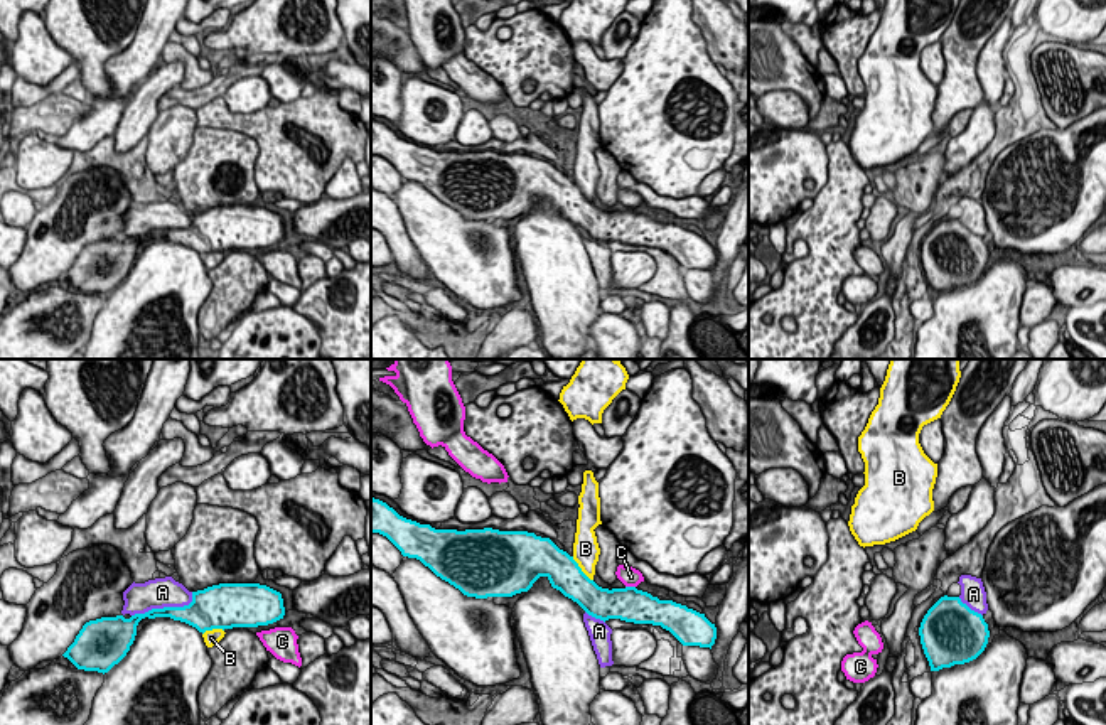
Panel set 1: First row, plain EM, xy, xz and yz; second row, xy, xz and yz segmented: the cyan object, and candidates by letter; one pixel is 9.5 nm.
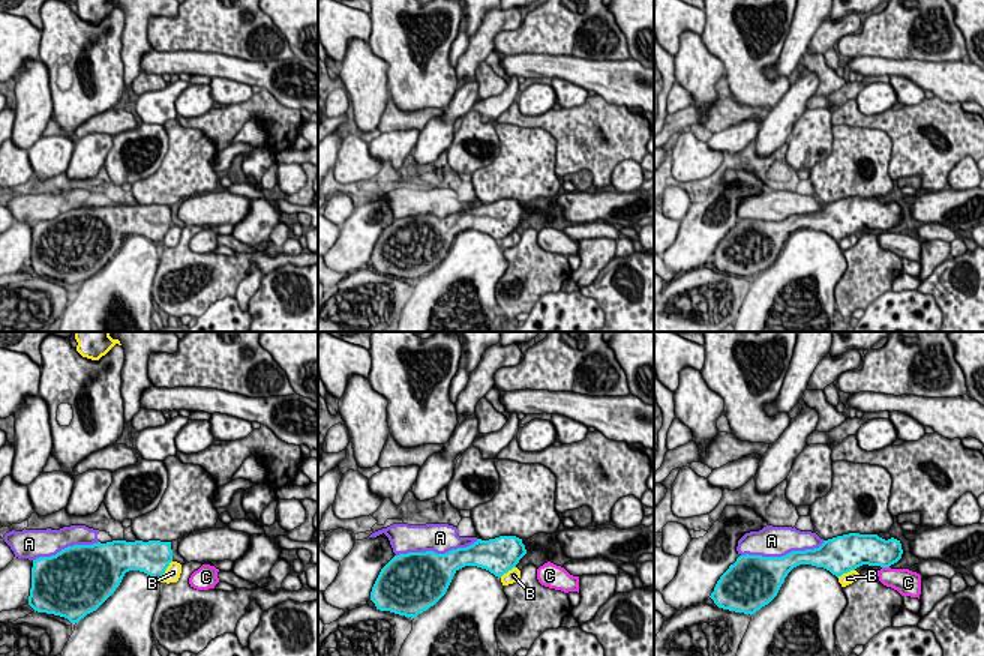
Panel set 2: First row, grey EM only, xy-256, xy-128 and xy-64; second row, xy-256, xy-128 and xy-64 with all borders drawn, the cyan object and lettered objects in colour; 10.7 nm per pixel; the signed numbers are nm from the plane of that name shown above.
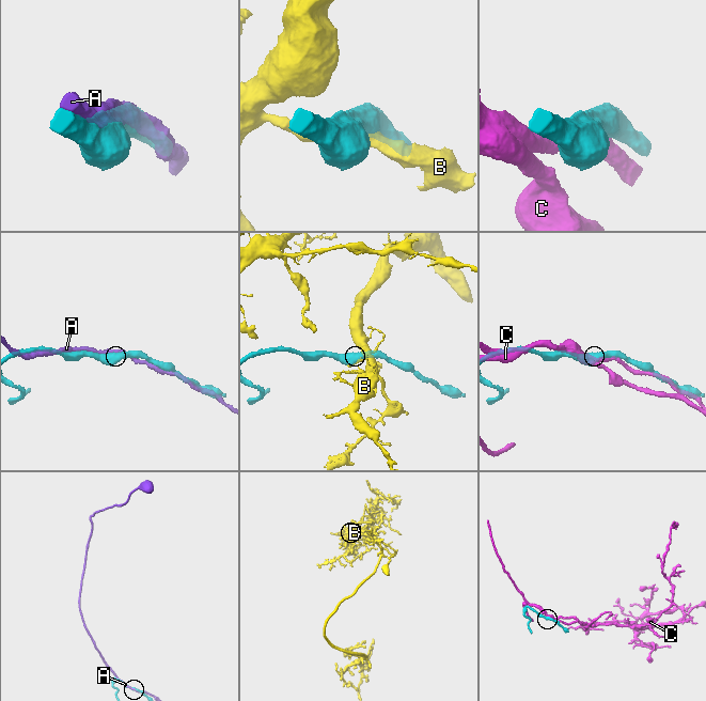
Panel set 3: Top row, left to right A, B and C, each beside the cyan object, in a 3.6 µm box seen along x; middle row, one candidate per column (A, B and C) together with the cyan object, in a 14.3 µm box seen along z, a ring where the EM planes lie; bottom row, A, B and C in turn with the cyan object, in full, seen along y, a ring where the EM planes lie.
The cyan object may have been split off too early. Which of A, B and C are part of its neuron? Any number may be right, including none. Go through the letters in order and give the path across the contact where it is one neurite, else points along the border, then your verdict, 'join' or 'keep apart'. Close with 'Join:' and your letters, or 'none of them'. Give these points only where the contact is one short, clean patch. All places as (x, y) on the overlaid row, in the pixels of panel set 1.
A: join
B: keep apart
C: keep apart
Join: A

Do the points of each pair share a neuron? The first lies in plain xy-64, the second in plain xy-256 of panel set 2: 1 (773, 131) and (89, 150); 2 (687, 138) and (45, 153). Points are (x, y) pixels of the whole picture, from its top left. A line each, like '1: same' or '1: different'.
1: same
2: different

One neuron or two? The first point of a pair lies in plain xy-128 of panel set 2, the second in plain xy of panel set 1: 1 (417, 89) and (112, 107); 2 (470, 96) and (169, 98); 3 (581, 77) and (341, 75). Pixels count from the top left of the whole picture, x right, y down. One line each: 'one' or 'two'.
1: two
2: two
3: one

